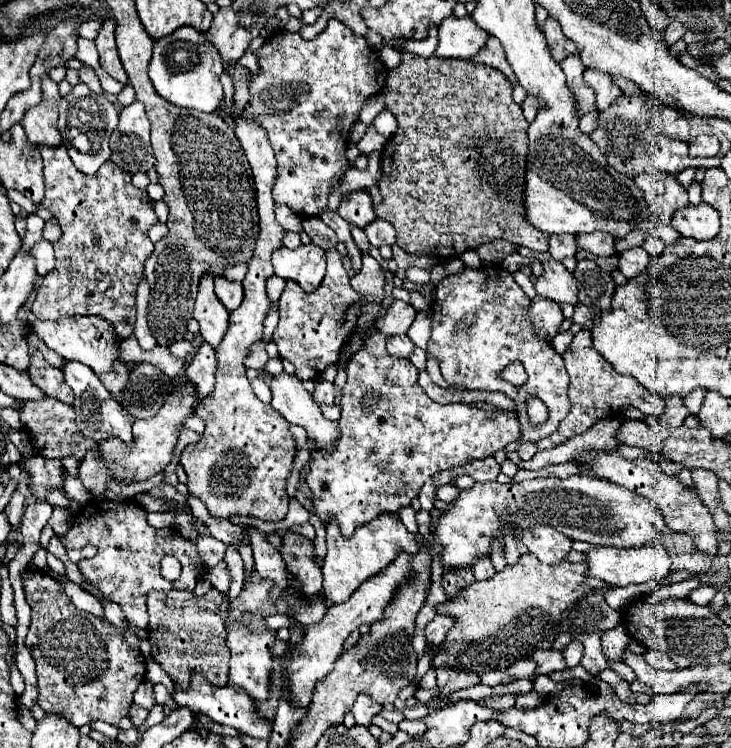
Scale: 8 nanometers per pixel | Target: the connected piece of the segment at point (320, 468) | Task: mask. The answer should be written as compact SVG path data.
M376 332L376 336L368 338L368 340L364 342L362 350L356 352L356 354L350 358L346 370L348 370L348 380L346 380L346 384L344 384L344 394L342 394L342 402L340 402L340 406L342 406L342 418L340 418L340 422L338 422L338 430L340 430L338 444L334 446L334 452L330 454L330 458L324 458L324 448L316 448L316 450L312 452L312 456L310 456L310 474L308 474L308 478L306 478L306 484L308 484L308 488L312 490L312 498L310 498L310 500L312 500L312 504L314 504L314 510L316 510L318 518L320 518L324 524L328 524L328 520L334 518L336 524L338 524L338 528L340 528L340 532L342 532L342 536L346 536L346 538L350 538L358 526L374 520L376 516L380 516L380 514L394 514L394 512L398 512L400 508L410 506L412 498L418 496L422 484L424 484L432 474L436 474L436 472L440 472L440 470L444 470L444 468L462 466L462 464L466 464L466 462L470 462L470 460L488 458L488 456L496 454L500 448L504 448L506 444L514 442L514 440L518 438L518 434L520 434L518 416L516 416L514 412L496 412L496 418L488 418L490 412L478 410L478 408L474 408L474 406L470 406L470 404L460 404L460 402L458 402L458 404L446 404L446 406L442 406L442 404L436 404L434 400L430 400L430 398L424 394L424 390L420 388L420 384L418 384L418 370L416 370L408 360L398 360L396 356L390 356L390 354L386 352L386 338L380 338L378 332Z

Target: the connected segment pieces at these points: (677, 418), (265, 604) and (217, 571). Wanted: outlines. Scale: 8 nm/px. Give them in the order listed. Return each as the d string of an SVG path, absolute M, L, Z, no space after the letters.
M678 395L668 397L666 398L664 414L660 416L660 426L664 426L664 428L682 426L686 416L690 416L690 412L684 406L683 398Z
M252 572L250 578L244 582L240 596L236 600L230 600L228 604L226 646L230 650L230 680L234 680L236 686L244 688L256 700L268 700L270 696L270 674L274 660L270 654L270 646L276 640L276 632L264 624L264 618L274 614L290 614L290 608L294 608L296 620L302 626L308 626L308 624L318 624L326 612L326 606L316 600L314 604L298 604L298 600L290 600L290 596L280 596L280 600L270 600L268 594L270 594L270 582L262 580L256 572Z
M224 562L216 564L214 568L210 568L210 570L208 570L208 576L210 576L210 582L212 582L212 586L214 586L216 590L228 592L228 586L230 586L230 572L228 572L228 568L226 568Z

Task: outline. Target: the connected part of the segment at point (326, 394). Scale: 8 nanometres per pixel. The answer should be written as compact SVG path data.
M332 382L316 384L316 390L314 390L312 396L318 404L334 404L334 386L332 386Z

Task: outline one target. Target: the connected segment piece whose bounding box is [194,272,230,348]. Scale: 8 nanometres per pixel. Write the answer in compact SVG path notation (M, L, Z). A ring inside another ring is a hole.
M204 274L198 286L198 296L194 304L194 318L200 324L200 336L214 348L220 346L226 330L230 312L222 306L214 294L214 274Z

